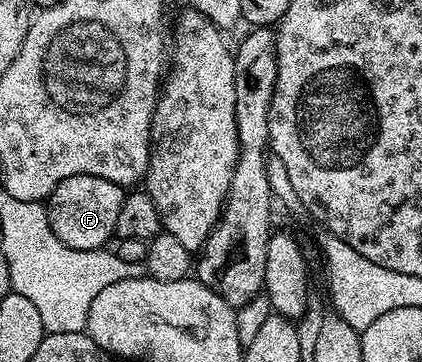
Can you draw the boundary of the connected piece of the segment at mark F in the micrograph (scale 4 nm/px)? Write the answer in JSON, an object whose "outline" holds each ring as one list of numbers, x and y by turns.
{"outline":[[68,176,56,184,44,205,48,212,48,220,52,224,52,232,60,236,64,244,73,250,101,250,107,245,109,238,115,237,116,220,120,216,120,204,124,204,127,191,123,187,112,184,112,180,104,180,100,176]]}

